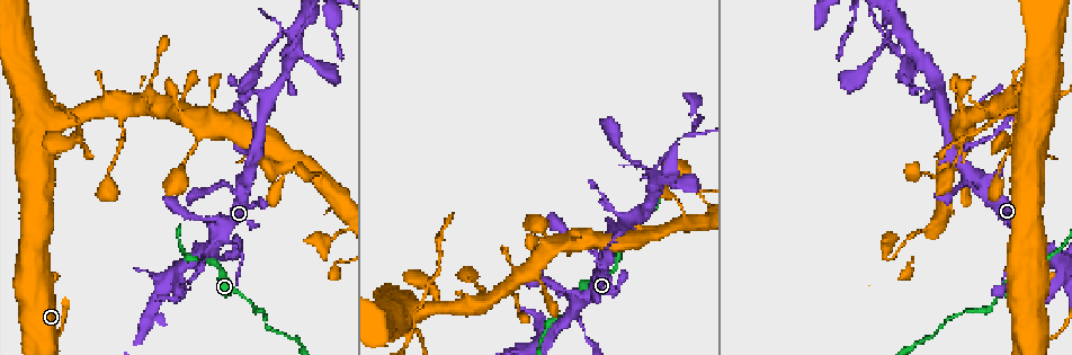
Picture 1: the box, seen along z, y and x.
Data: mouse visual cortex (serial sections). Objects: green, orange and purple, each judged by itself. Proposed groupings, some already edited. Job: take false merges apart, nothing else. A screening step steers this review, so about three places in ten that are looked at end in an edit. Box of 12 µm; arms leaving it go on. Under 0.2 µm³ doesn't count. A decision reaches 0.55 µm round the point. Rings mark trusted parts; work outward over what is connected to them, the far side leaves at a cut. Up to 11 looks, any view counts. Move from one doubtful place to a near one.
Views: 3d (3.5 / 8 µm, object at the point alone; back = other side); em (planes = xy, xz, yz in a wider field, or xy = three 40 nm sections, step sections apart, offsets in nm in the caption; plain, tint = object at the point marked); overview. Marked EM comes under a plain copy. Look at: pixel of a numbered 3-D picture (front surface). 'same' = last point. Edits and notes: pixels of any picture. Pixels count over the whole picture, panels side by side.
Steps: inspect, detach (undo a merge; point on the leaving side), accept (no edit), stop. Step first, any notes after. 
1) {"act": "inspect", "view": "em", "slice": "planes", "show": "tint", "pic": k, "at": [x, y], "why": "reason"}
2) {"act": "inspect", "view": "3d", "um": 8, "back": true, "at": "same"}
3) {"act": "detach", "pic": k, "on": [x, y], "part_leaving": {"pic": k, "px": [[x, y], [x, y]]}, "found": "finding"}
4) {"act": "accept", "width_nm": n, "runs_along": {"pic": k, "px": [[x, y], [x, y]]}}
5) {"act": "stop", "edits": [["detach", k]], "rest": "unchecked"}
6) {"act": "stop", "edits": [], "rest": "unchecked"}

{"act": "inspect", "view": "3d", "um": 3.5, "pic": 1, "at": [611, 271], "why": "narrows sharply"}

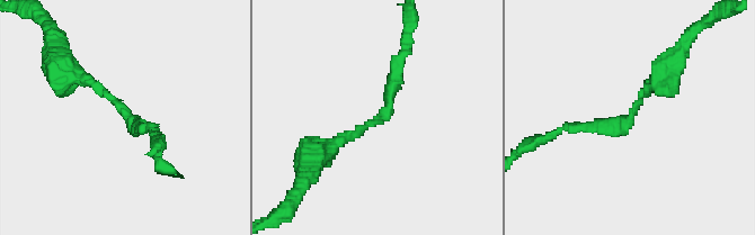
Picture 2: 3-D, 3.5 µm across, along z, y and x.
{"act": "inspect", "view": "em", "slice": "xy", "step": 5, "show": "tint", "pic": 2, "at": [369, 124], "arm_widths_nm": [200, 300], "why": "need the tissue"}

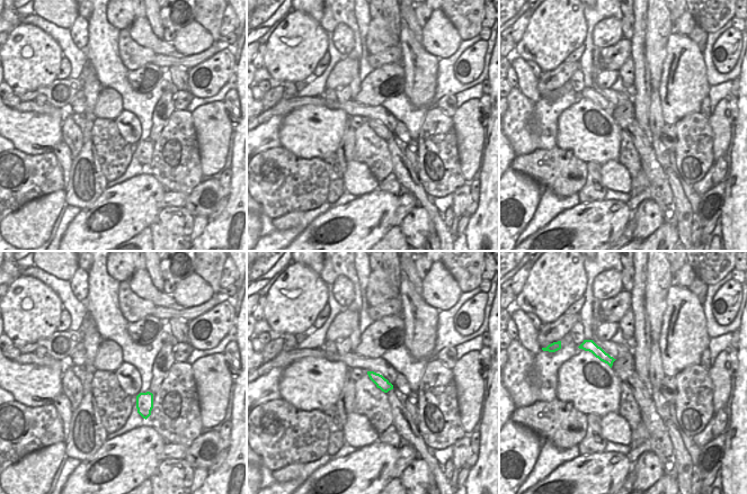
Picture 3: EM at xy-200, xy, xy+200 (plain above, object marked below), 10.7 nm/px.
{"act": "accept", "runs_along": {"pic": 2, "px": [[311, 154], [388, 111], [398, 68]]}, "found": "all the same cell"}

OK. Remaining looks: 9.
{"act": "inspect", "view": "3d", "um": 3.5, "pic": 1, "at": [212, 249], "why": "a narrow waist"}

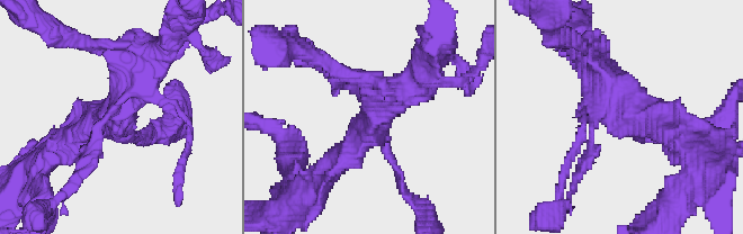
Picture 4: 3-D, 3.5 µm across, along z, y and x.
{"act": "inspect", "view": "em", "slice": "xy", "step": 1, "show": "tint", "pic": 4, "at": [365, 131], "why": "need the tissue"}

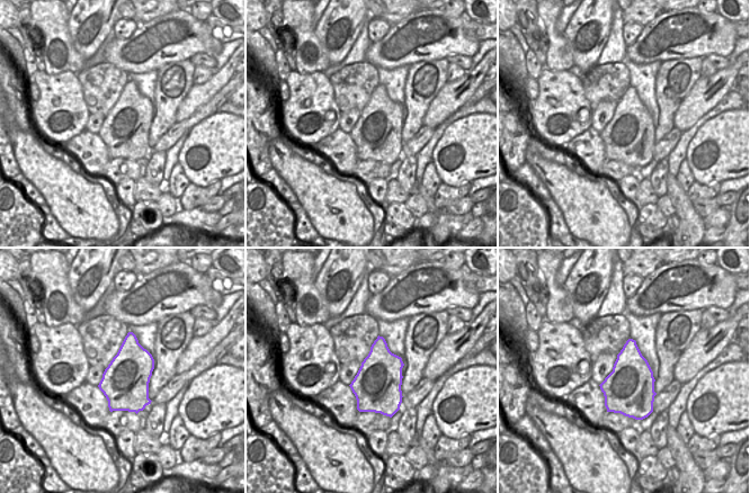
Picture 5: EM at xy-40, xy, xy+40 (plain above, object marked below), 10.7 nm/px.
{"act": "accept", "runs_along": {"pic": 4, "px": [[402, 92], [319, 179]]}, "found": "continuous, no second cell"}

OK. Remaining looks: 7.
{"act": "inspect", "view": "3d", "um": 3.5, "pic": 1, "at": [1056, 97], "why": "sharp bend"}

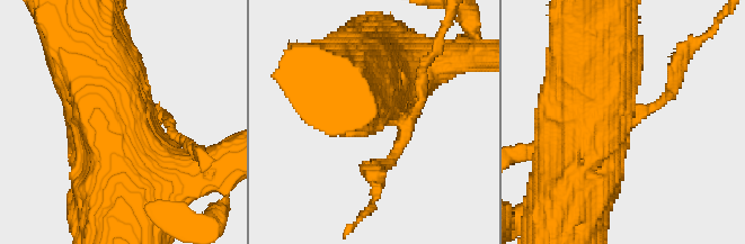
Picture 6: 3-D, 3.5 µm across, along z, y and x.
{"act": "inspect", "view": "em", "slice": "xy", "step": 5, "show": "tint", "at": "same", "why": "now the EM"}

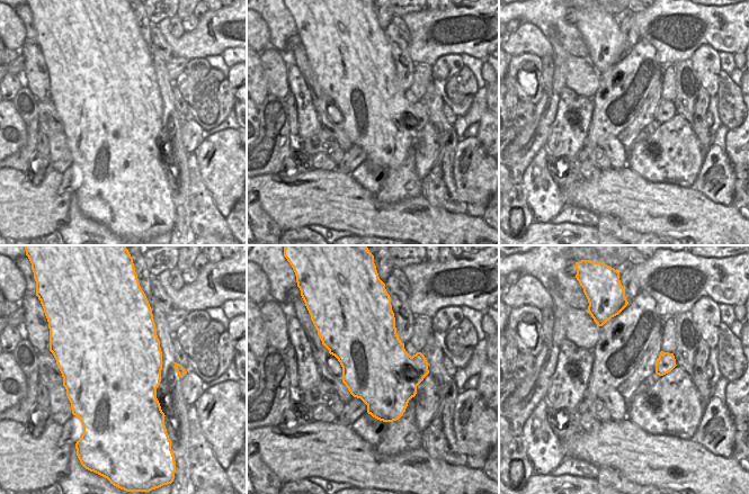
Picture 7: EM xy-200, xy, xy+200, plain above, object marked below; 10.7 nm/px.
{"act": "inspect", "view": "em", "slice": "xy", "step": 1, "show": "tint", "at": "same"}

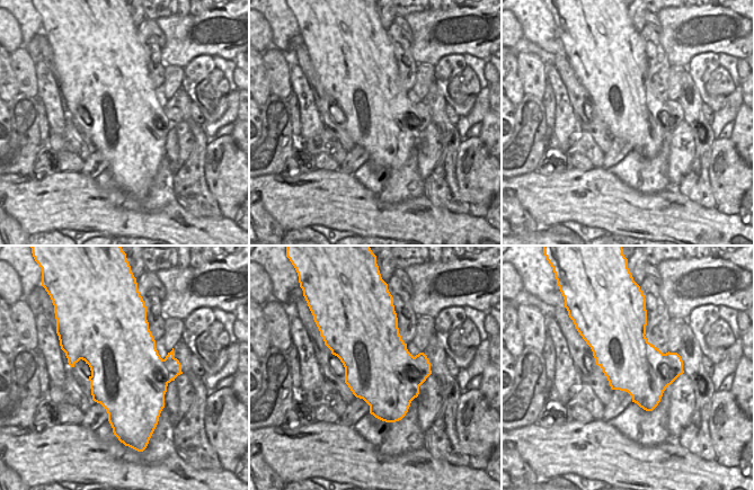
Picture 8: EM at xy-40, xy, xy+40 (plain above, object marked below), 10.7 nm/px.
{"act": "detach", "pic": 6, "on": [444, 27], "part_leaving": {"pic": 6, "px": [[168, 135], [195, 148], [209, 166]]}, "found": "a second cell is stuck on"}

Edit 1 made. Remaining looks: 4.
{"act": "inspect", "view": "overview"}

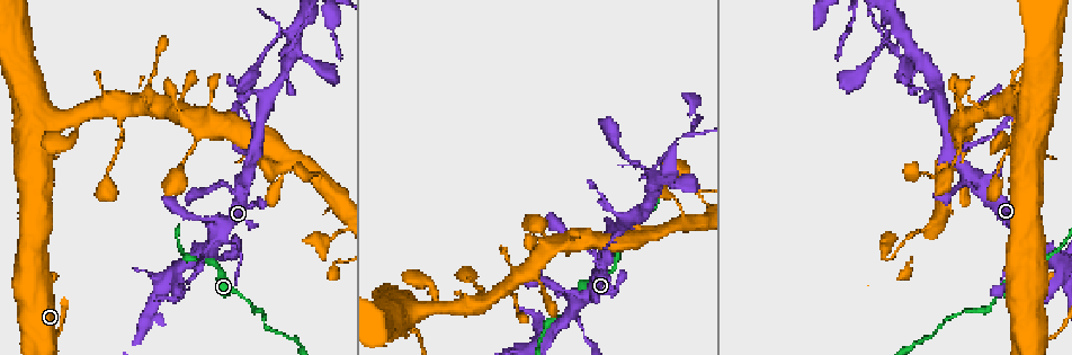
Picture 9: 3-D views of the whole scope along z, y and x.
{"act": "inspect", "view": "3d", "um": 8, "pic": 9, "at": [77, 132], "why": "three-way junction"}

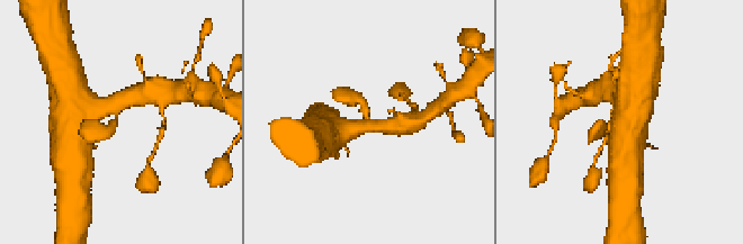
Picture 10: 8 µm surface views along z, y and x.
{"act": "inspect", "view": "3d", "um": 3.5, "pic": 10, "at": [116, 119], "why": "closer look"}

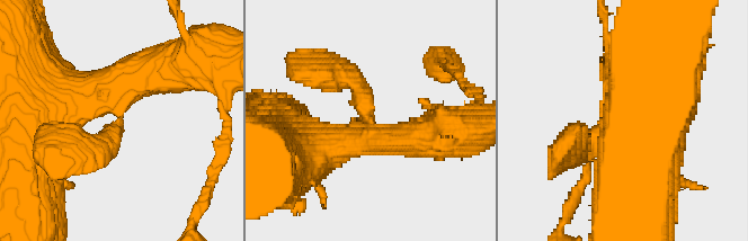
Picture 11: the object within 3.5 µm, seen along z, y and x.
{"act": "inspect", "view": "em", "slice": "xy", "step": 5, "show": "tint", "pic": 11, "at": [121, 122], "why": "need the tissue"}

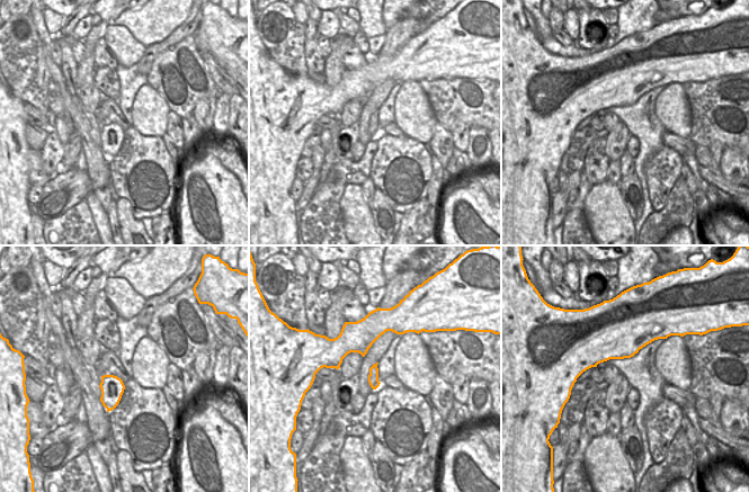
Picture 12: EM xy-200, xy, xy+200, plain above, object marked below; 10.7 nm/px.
{"act": "accept", "runs_along": {"pic": 11, "px": [[647, 97], [575, 153]]}, "found": "continuous, no second cell"}

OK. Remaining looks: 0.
{"act": "stop", "edits": [["detach", 6]], "rest": "unchecked"}

